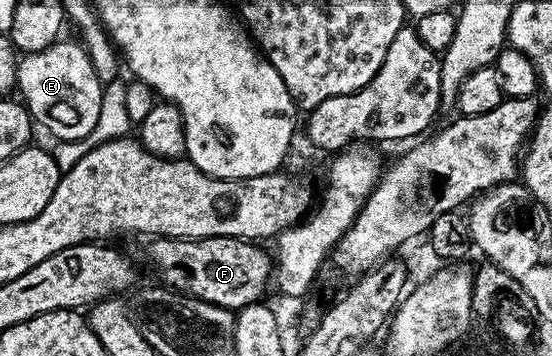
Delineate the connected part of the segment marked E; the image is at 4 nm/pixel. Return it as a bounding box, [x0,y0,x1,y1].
[17,39,103,141]

